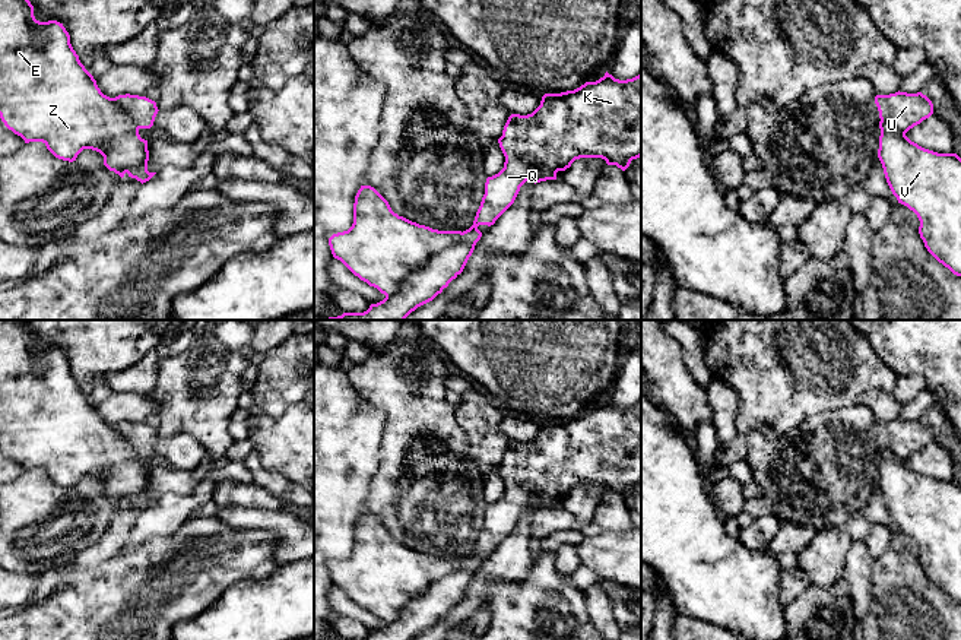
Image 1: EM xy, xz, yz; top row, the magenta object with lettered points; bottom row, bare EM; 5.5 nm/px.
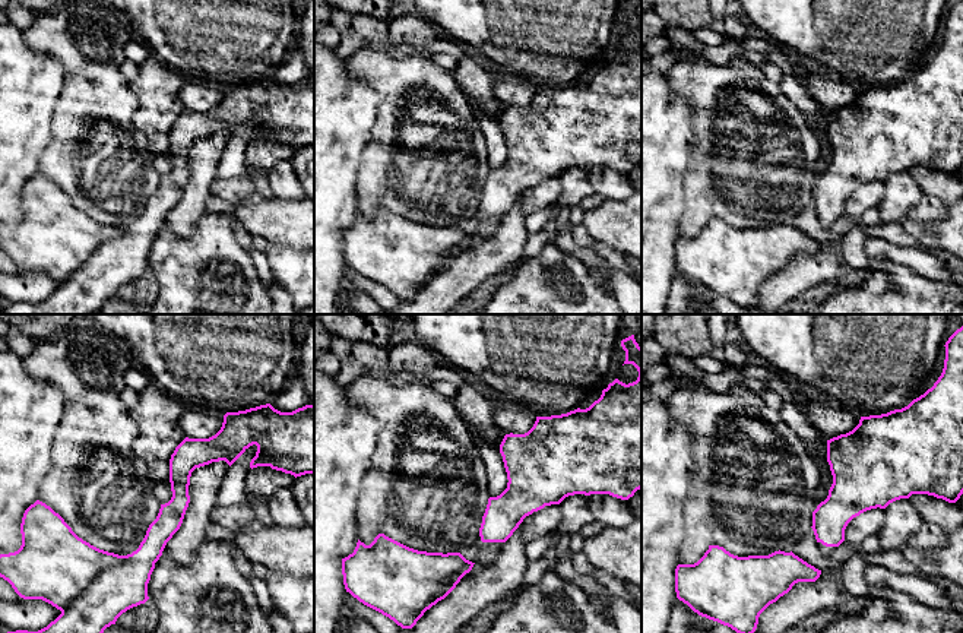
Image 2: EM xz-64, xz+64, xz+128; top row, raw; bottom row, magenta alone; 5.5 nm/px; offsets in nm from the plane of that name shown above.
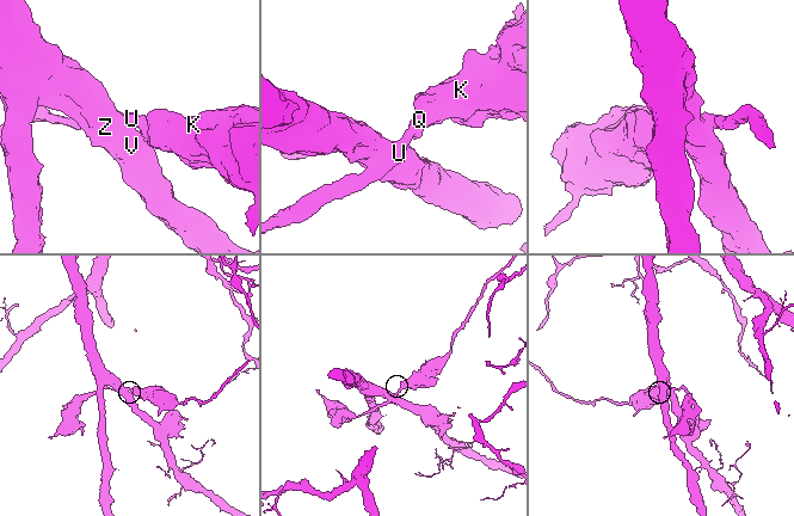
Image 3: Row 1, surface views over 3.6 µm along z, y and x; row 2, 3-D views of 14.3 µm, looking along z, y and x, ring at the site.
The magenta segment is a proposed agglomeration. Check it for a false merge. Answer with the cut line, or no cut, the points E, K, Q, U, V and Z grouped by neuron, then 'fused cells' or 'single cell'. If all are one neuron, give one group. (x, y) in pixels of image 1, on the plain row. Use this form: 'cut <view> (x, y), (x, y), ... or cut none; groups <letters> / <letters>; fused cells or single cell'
cut xz (463, 560), (457, 570), (433, 582), (395, 620), (386, 624); groups E V Z / K Q U; fused cells

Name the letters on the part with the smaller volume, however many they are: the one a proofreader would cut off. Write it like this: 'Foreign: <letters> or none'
Foreign: K, Q, U

